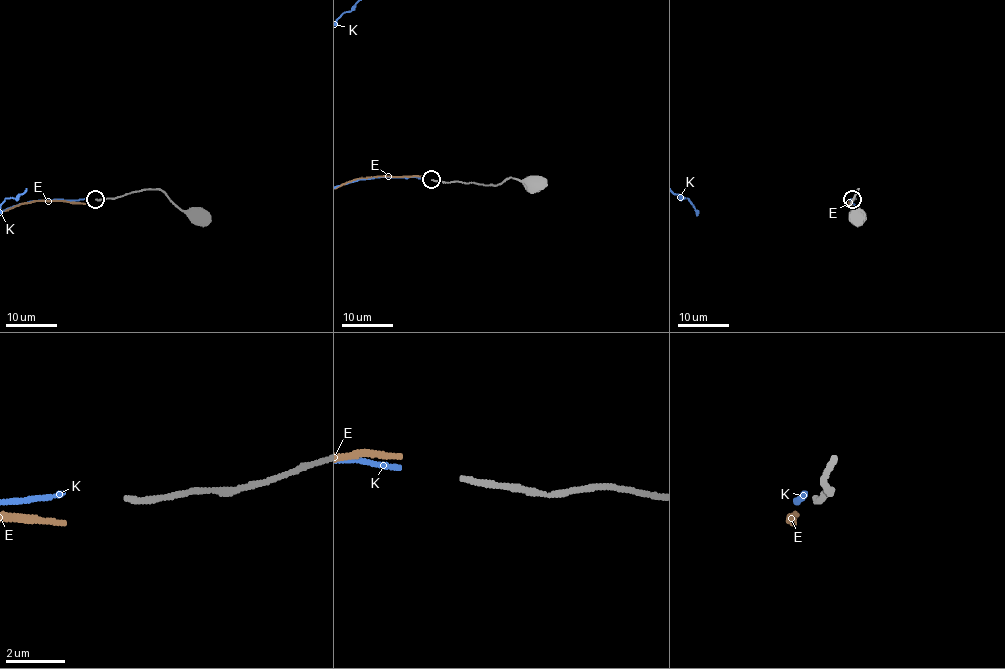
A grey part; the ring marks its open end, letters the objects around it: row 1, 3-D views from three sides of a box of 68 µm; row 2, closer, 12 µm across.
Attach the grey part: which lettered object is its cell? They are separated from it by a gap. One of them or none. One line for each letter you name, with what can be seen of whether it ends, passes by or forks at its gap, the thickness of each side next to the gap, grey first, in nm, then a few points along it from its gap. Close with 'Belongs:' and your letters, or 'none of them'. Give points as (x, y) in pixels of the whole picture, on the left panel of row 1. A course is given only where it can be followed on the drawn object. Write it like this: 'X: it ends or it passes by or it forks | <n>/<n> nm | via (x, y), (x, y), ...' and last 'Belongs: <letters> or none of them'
K: it ends | 190/170 nm
Belongs: K

